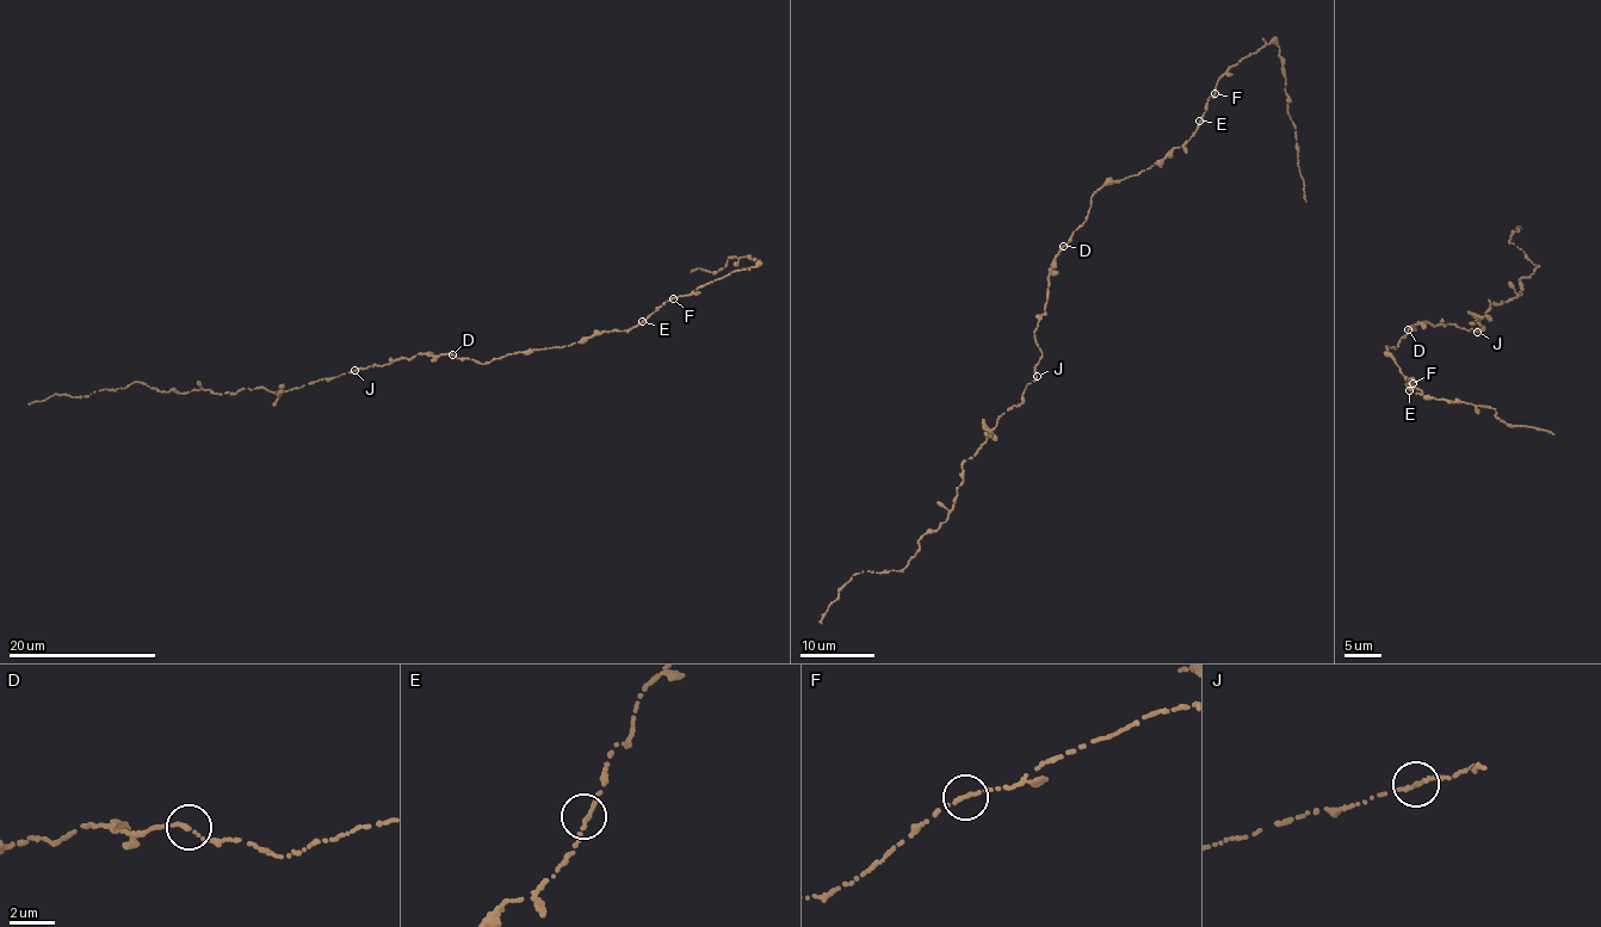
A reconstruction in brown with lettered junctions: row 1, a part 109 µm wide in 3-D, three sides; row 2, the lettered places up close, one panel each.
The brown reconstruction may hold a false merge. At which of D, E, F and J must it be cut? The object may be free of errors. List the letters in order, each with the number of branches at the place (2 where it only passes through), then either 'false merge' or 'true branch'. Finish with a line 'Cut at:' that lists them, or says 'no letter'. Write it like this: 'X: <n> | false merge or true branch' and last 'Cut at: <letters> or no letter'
D: 2 | true branch
E: 2 | true branch
F: 2 | true branch
J: 2 | true branch
Cut at: no letter

